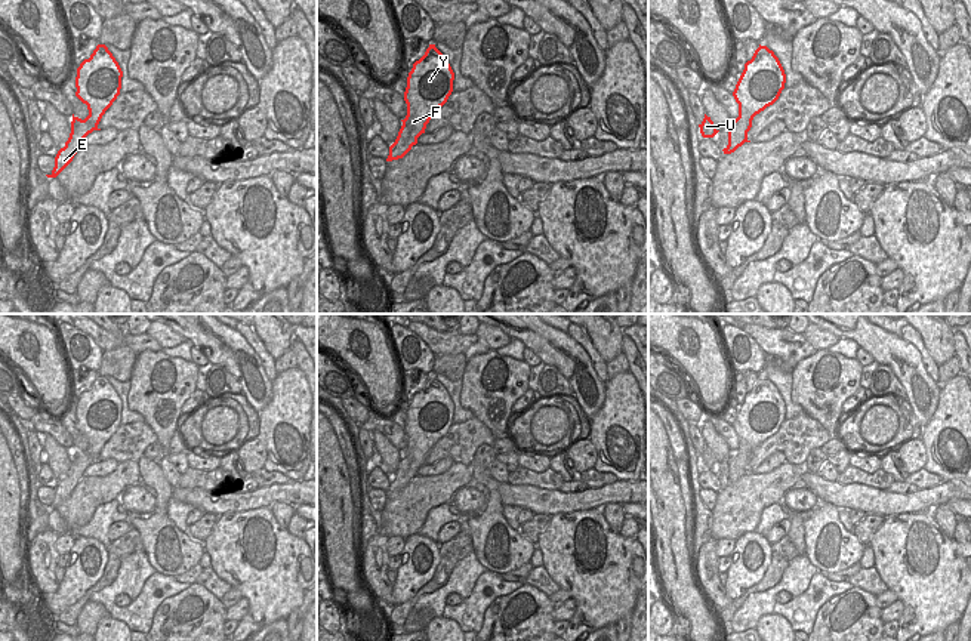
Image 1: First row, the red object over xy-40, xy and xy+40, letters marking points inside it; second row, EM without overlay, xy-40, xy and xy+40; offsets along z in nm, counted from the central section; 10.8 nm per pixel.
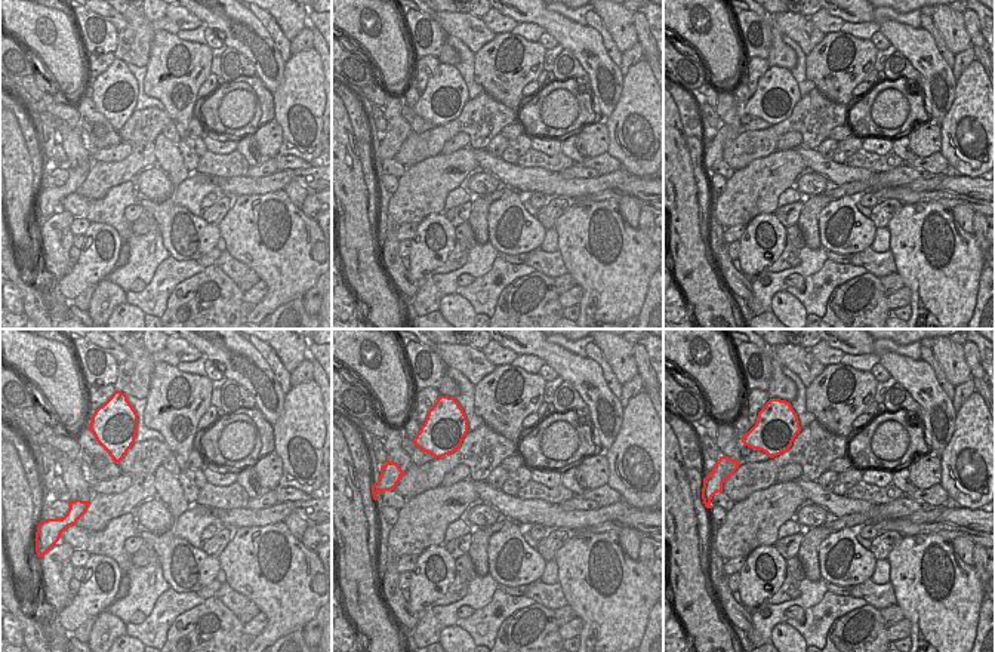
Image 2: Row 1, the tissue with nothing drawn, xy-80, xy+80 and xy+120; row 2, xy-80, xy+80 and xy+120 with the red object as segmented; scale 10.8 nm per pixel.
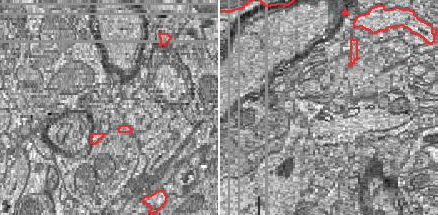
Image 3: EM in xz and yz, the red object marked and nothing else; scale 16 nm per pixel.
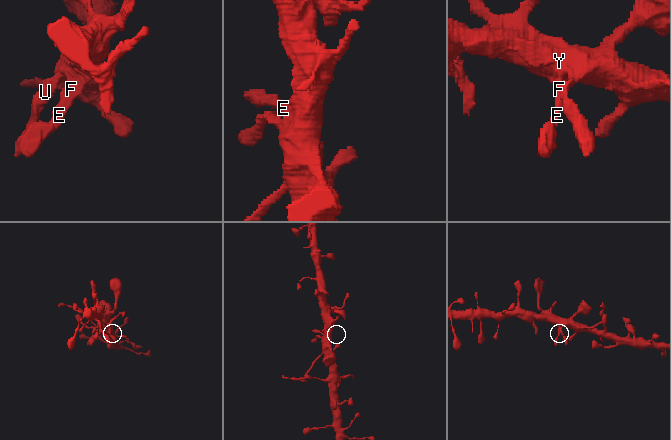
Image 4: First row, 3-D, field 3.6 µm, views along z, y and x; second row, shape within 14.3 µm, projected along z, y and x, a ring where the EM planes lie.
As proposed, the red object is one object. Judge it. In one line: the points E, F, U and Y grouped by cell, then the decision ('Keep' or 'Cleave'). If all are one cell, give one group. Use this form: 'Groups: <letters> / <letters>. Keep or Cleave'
Groups: E F U Y. Keep.

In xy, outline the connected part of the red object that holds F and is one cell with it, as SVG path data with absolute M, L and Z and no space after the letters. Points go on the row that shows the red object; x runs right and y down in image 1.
M429 44L425 55L413 64L407 77L404 101L407 115L395 142L389 147L386 161L403 158L417 138L425 133L431 117L443 107L453 92L454 73L447 58Z

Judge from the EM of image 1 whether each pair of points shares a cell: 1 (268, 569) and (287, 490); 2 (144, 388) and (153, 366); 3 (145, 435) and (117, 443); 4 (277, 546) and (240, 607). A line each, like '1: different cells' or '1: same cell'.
1: different cells
2: same cell
3: same cell
4: different cells

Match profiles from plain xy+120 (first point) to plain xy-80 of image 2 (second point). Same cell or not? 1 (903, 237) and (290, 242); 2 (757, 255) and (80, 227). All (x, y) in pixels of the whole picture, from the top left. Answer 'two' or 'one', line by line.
1: one
2: two

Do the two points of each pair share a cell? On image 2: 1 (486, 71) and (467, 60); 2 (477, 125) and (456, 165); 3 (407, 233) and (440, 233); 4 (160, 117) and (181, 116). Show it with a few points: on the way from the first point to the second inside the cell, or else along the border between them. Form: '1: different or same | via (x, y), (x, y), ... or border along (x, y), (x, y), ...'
1: different | border along (474, 55), (474, 80), (486, 92)
2: different | border along (470, 145), (473, 150)
3: different | border along (418, 224), (410, 240)
4: different | border along (163, 110), (172, 120)

